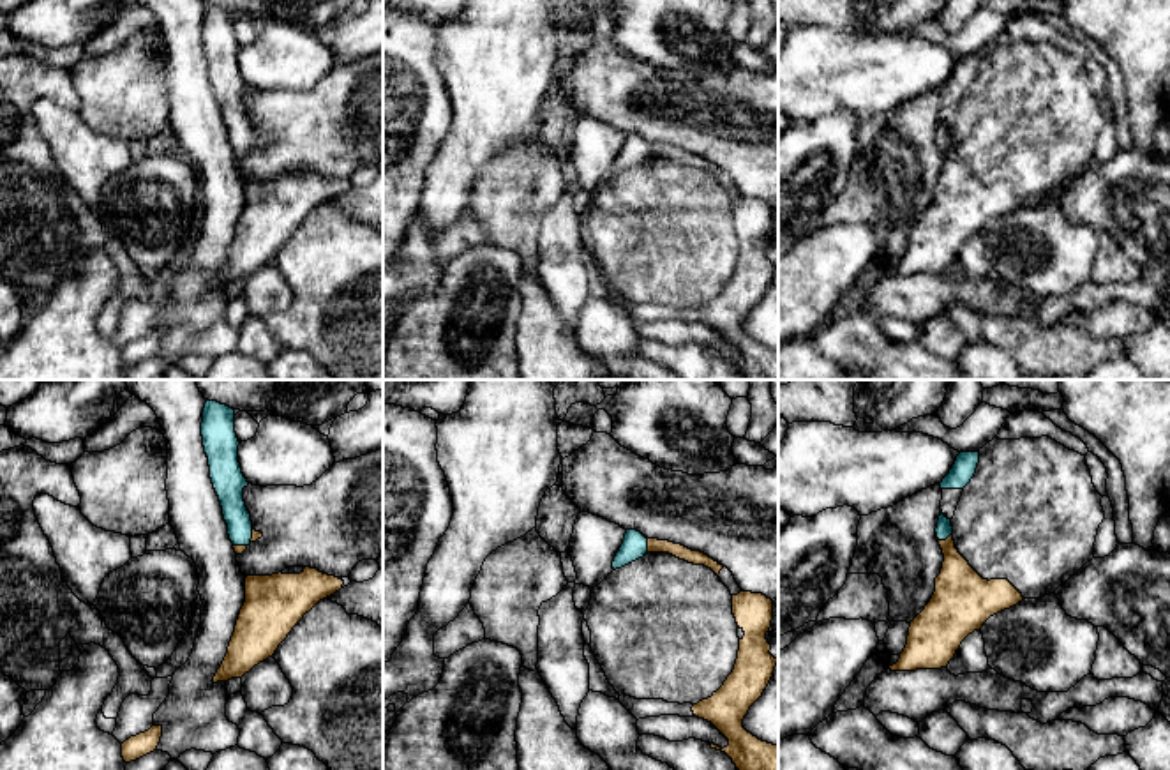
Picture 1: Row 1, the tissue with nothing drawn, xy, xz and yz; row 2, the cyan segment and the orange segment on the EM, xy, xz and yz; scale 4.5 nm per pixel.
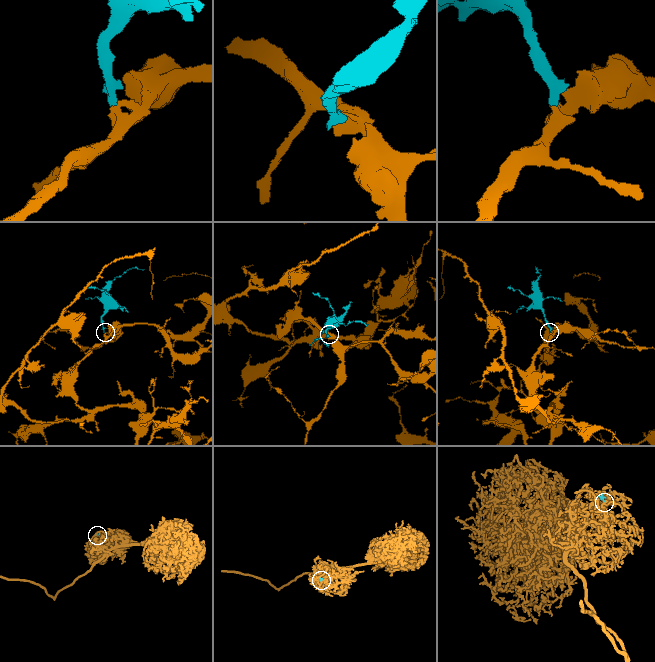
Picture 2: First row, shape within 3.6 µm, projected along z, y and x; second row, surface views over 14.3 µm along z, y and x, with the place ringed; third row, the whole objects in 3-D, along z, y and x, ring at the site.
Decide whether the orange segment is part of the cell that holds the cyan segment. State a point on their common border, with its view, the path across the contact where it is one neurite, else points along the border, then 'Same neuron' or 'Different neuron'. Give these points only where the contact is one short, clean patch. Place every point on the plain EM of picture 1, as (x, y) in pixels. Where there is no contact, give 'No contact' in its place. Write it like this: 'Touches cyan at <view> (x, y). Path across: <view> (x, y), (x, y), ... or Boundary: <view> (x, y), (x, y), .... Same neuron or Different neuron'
Touches cyan at yz (943, 143). Path across: yz (944, 133), (943, 143), (952, 159), (960, 195). Same neuron

